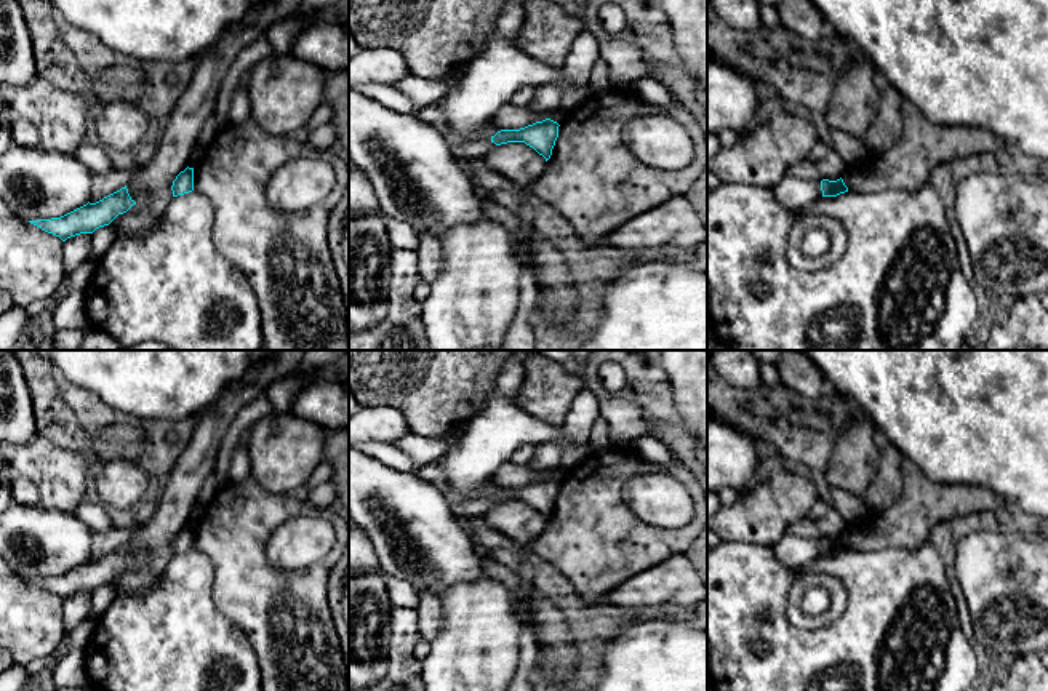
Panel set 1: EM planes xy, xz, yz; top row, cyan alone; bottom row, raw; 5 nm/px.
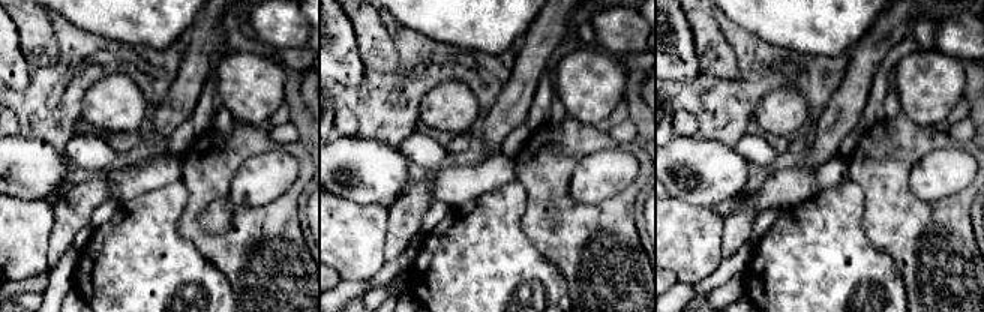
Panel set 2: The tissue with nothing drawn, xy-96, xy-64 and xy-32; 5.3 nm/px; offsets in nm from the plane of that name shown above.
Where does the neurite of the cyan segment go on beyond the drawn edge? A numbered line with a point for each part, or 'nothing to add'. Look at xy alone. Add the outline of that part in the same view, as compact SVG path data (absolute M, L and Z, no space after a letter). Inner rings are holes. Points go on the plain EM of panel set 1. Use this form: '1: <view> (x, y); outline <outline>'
nothing to add

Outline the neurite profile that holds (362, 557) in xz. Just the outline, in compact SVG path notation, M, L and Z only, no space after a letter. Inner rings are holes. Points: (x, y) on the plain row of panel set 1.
M349 512L349 571L368 573L376 569L381 566L374 547Z

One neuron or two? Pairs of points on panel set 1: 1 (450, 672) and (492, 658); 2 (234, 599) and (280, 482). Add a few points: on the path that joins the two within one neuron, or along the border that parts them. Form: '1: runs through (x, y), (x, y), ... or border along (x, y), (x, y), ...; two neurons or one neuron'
1: runs through (460, 672), (477, 658), (482, 658); one neuron
2: border along (252, 475), (272, 493), (292, 495); two neurons

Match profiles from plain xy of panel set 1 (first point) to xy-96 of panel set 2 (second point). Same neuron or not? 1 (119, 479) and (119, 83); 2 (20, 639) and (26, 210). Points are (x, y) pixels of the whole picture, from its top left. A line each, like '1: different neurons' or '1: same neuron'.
1: same neuron
2: same neuron

